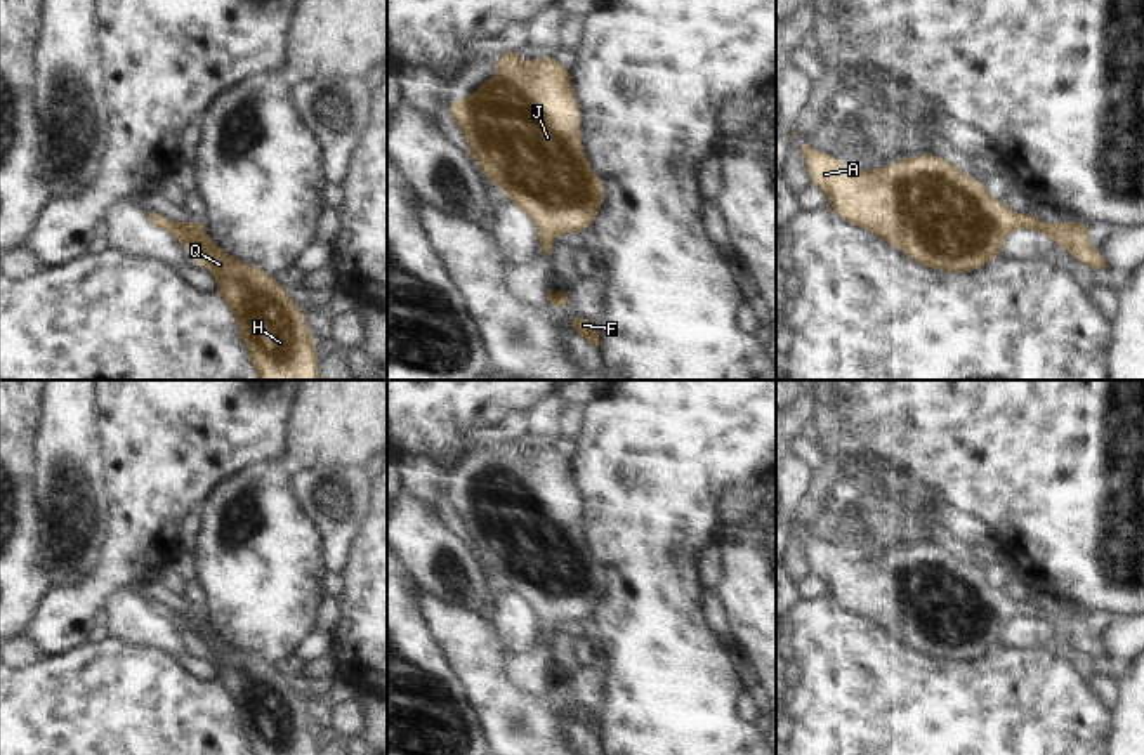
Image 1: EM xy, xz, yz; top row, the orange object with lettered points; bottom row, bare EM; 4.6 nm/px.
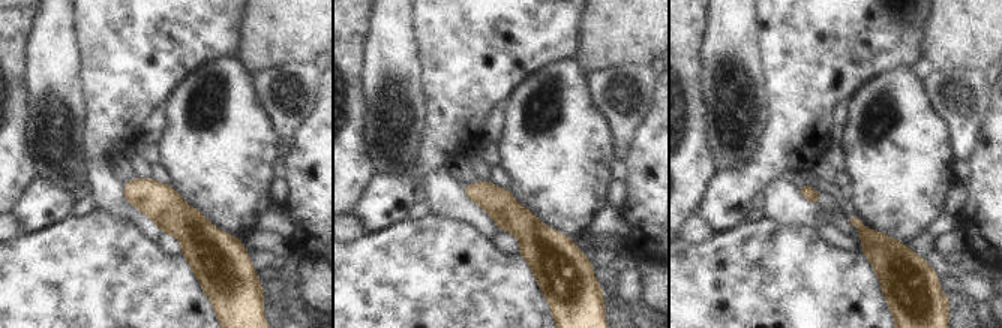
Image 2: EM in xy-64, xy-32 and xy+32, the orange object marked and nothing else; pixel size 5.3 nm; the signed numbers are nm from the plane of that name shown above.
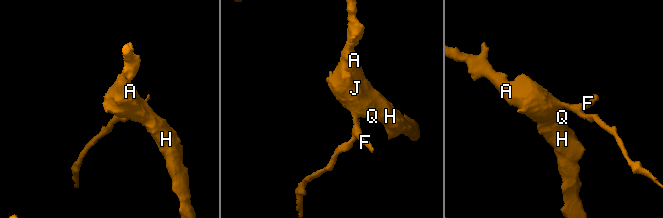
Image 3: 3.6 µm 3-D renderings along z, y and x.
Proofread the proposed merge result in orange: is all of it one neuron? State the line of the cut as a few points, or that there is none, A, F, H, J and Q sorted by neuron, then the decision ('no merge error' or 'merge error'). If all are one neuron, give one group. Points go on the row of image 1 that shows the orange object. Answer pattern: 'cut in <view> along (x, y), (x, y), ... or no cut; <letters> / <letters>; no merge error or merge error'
no cut; A F H J Q; no merge error

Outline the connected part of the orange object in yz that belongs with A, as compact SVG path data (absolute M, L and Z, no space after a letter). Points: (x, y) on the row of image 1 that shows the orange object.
M809 139L802 144L802 153L811 186L818 186L828 196L828 208L844 222L873 233L924 267L970 274L1002 257L1007 236L1017 227L1047 234L1094 271L1108 267L1101 252L1090 246L1090 220L1047 224L1036 215L1016 213L1005 201L993 198L983 181L932 153L904 156L885 168L871 170L845 167L835 153L814 151Z

